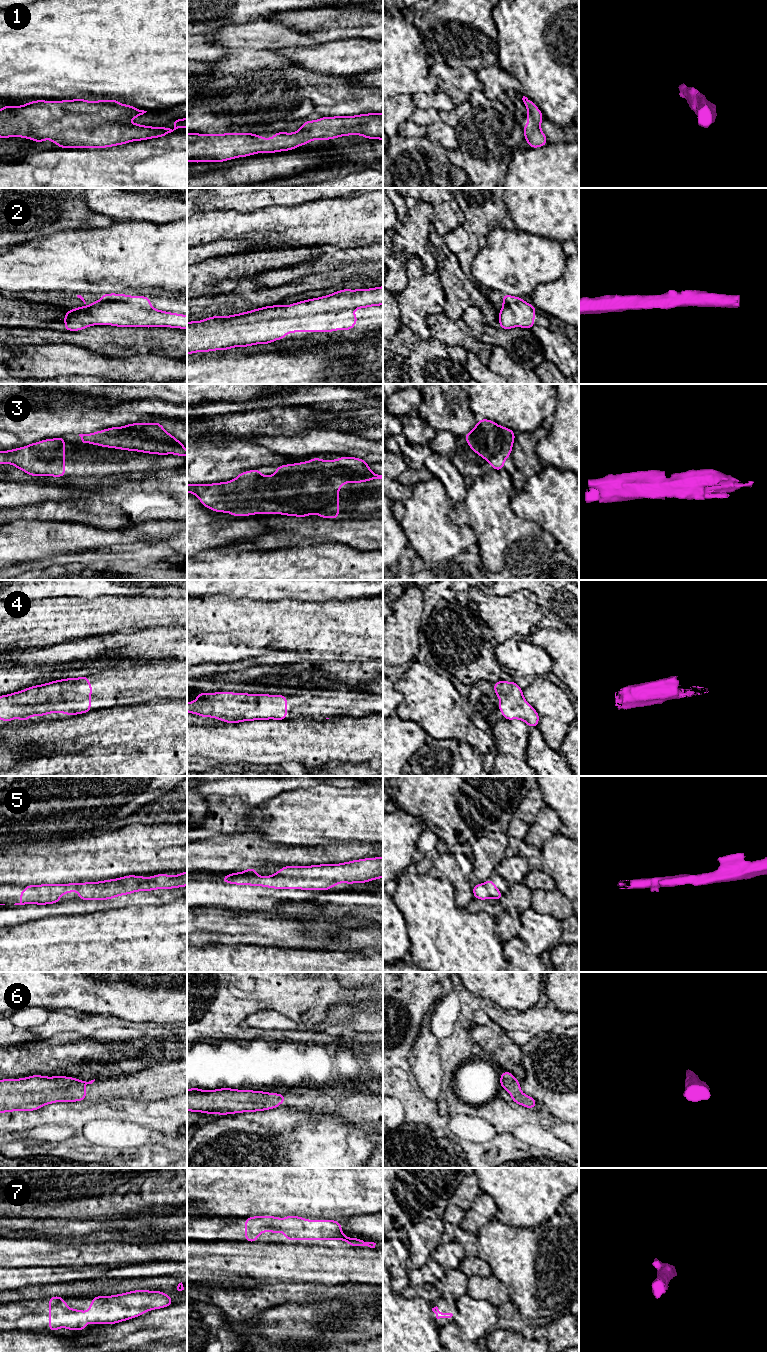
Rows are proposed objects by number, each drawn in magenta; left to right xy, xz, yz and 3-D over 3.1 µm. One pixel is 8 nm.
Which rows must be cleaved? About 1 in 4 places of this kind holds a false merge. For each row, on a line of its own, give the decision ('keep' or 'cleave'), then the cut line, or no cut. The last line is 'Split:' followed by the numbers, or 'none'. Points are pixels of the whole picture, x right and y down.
1: keep | no cut
2: keep | no cut
3: keep | no cut
4: keep | no cut
5: keep | no cut
6: keep | no cut
7: keep | no cut
Split: none

